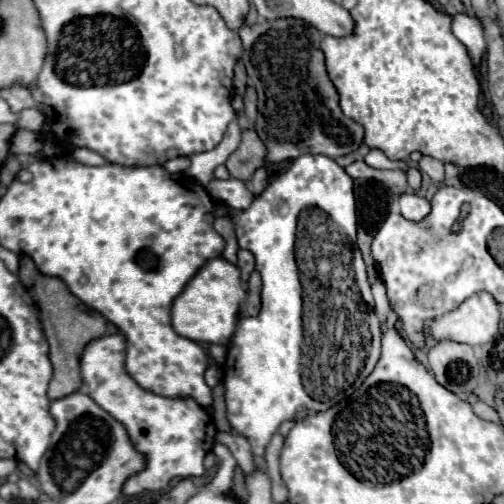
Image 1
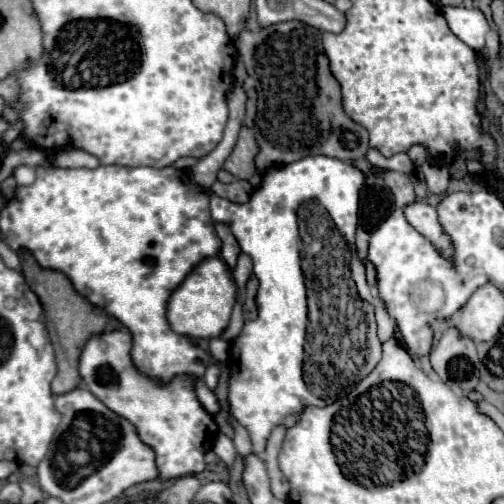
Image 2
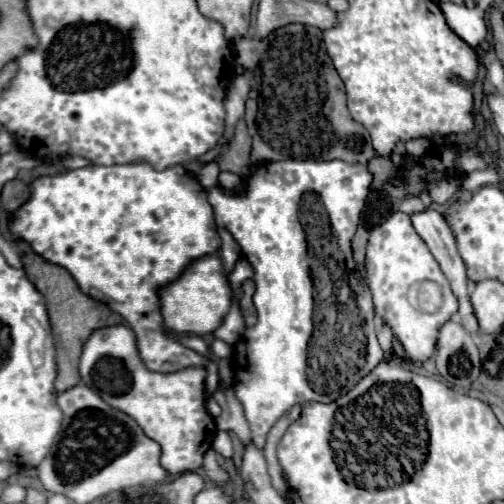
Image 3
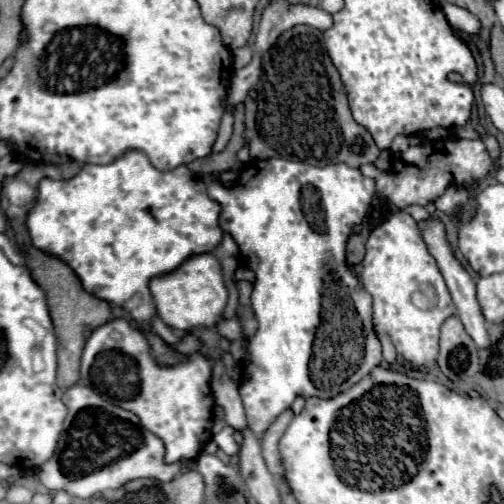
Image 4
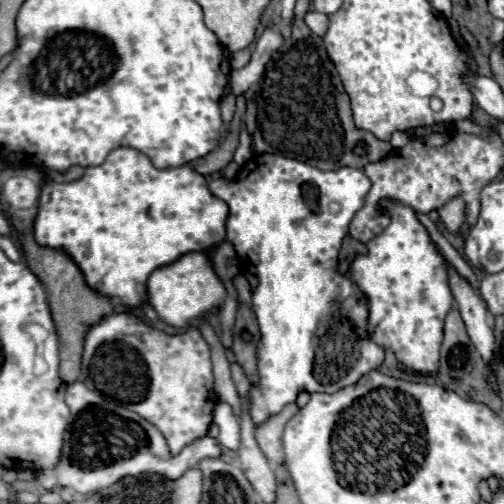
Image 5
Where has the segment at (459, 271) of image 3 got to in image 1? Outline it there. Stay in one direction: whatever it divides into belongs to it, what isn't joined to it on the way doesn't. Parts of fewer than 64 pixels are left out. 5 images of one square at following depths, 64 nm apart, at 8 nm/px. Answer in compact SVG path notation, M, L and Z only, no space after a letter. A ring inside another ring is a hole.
M412 190L396 196L396 202L398 202L400 214L408 220L422 220L428 214L428 208L430 208L428 200L424 196L412 192Z

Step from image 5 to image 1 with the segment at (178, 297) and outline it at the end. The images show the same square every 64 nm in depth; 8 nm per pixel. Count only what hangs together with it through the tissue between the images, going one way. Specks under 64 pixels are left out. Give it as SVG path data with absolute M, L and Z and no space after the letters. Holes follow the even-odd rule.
M214 258L208 260L194 280L186 284L182 294L172 304L172 326L174 330L194 342L208 342L208 344L220 344L228 346L232 342L236 322L238 322L238 310L240 304L246 298L246 290L240 280L240 268L226 258Z

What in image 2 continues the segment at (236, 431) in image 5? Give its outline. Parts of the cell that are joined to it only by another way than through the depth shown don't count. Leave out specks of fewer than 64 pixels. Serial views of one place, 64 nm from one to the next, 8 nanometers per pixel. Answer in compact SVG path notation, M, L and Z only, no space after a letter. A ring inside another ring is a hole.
M220 434L220 436L216 438L214 452L216 452L216 456L224 462L226 470L230 470L230 468L232 468L232 464L234 464L234 458L236 458L236 450L234 450L234 446L232 446L232 440L230 440L228 436Z

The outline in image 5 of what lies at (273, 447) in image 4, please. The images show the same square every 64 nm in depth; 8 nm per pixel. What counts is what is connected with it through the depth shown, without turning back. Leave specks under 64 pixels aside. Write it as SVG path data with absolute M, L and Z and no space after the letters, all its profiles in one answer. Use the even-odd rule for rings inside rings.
M288 404L280 414L272 416L268 422L264 422L258 430L256 430L256 440L260 444L260 450L264 452L264 456L268 458L268 462L272 466L280 466L284 462L284 452L282 452L282 444L280 444L280 438L282 438L282 432L284 432L284 426L286 422L298 412L296 404Z

